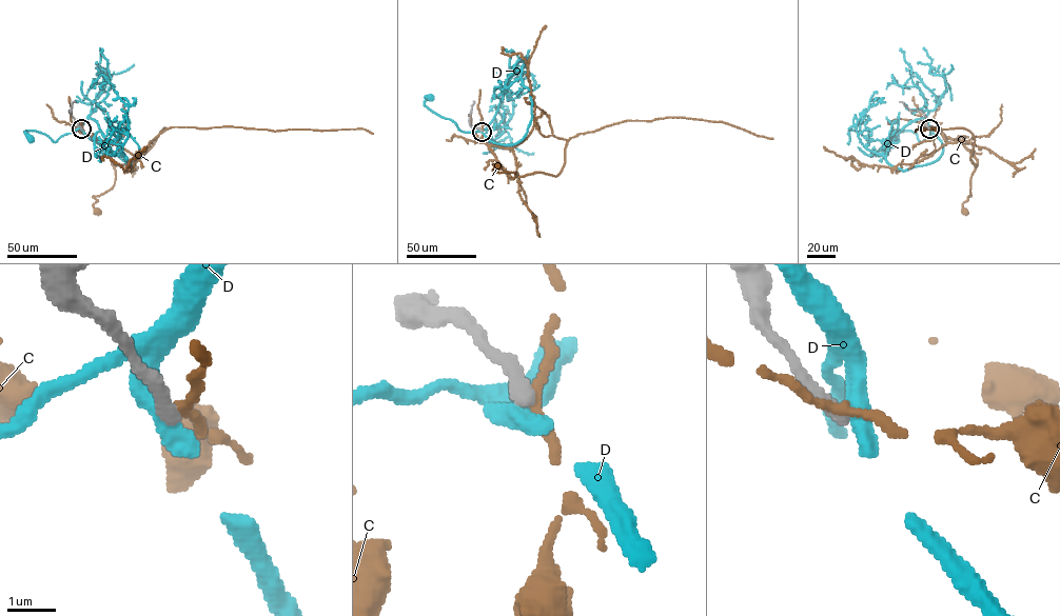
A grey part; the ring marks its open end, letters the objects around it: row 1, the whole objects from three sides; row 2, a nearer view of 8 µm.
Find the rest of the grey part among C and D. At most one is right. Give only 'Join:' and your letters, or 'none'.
Join: none

